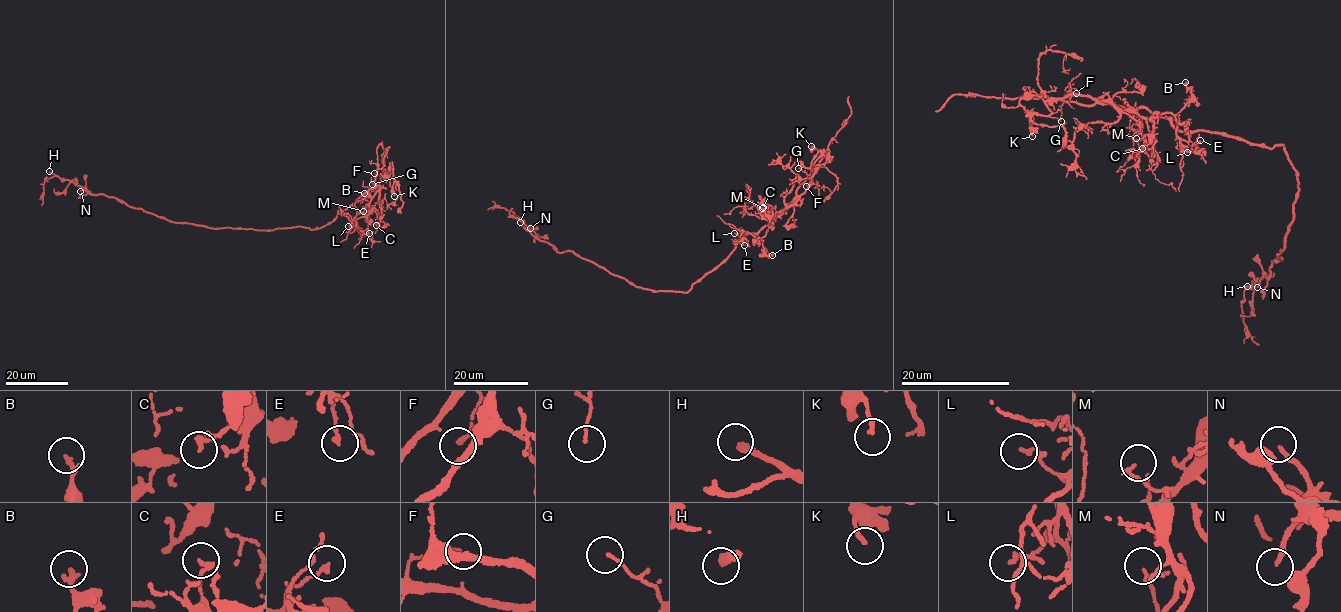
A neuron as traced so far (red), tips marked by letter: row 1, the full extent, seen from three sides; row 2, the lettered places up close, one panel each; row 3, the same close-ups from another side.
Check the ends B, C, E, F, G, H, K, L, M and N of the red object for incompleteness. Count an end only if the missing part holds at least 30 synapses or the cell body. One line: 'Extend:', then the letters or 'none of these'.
Extend: H

